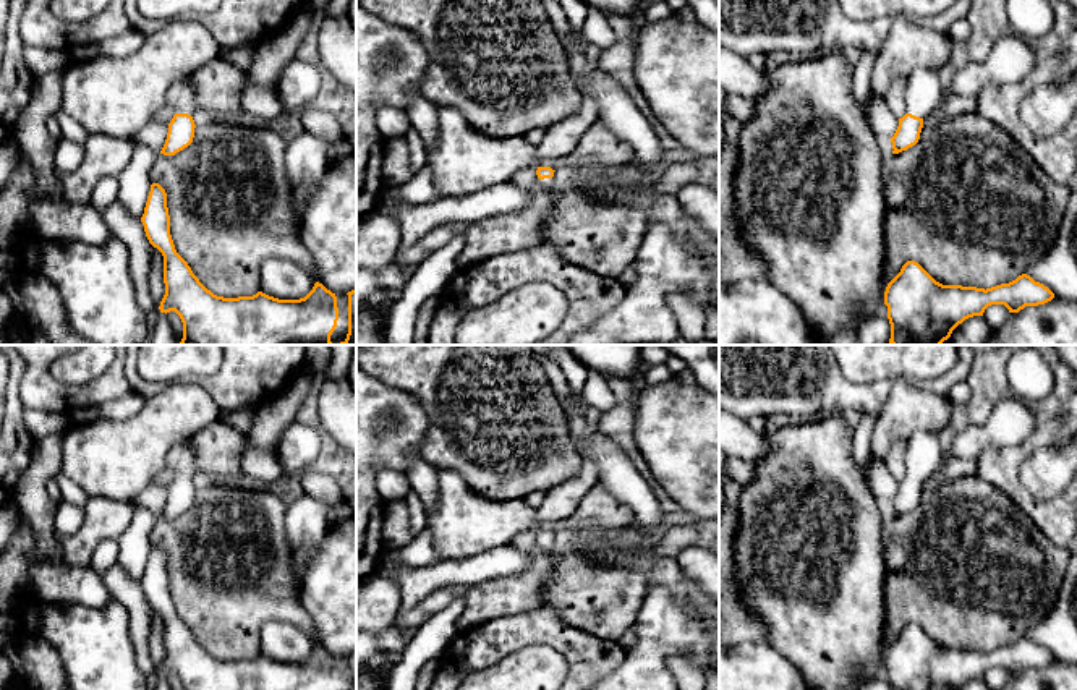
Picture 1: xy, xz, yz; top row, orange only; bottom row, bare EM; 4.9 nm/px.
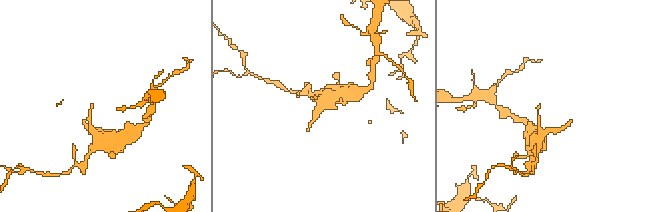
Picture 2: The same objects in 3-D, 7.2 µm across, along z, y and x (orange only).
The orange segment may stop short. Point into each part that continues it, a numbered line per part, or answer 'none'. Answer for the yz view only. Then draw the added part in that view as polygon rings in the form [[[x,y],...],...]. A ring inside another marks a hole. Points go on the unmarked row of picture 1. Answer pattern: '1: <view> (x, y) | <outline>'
1: yz (923, 457) | [[[930,431],[915,432],[907,442],[905,475],[926,481],[943,463],[939,436]]]

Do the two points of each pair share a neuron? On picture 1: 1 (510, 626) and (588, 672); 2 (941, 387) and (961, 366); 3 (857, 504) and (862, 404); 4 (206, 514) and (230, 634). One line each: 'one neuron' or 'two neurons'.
1: one neuron
2: one neuron
3: two neurons
4: one neuron

